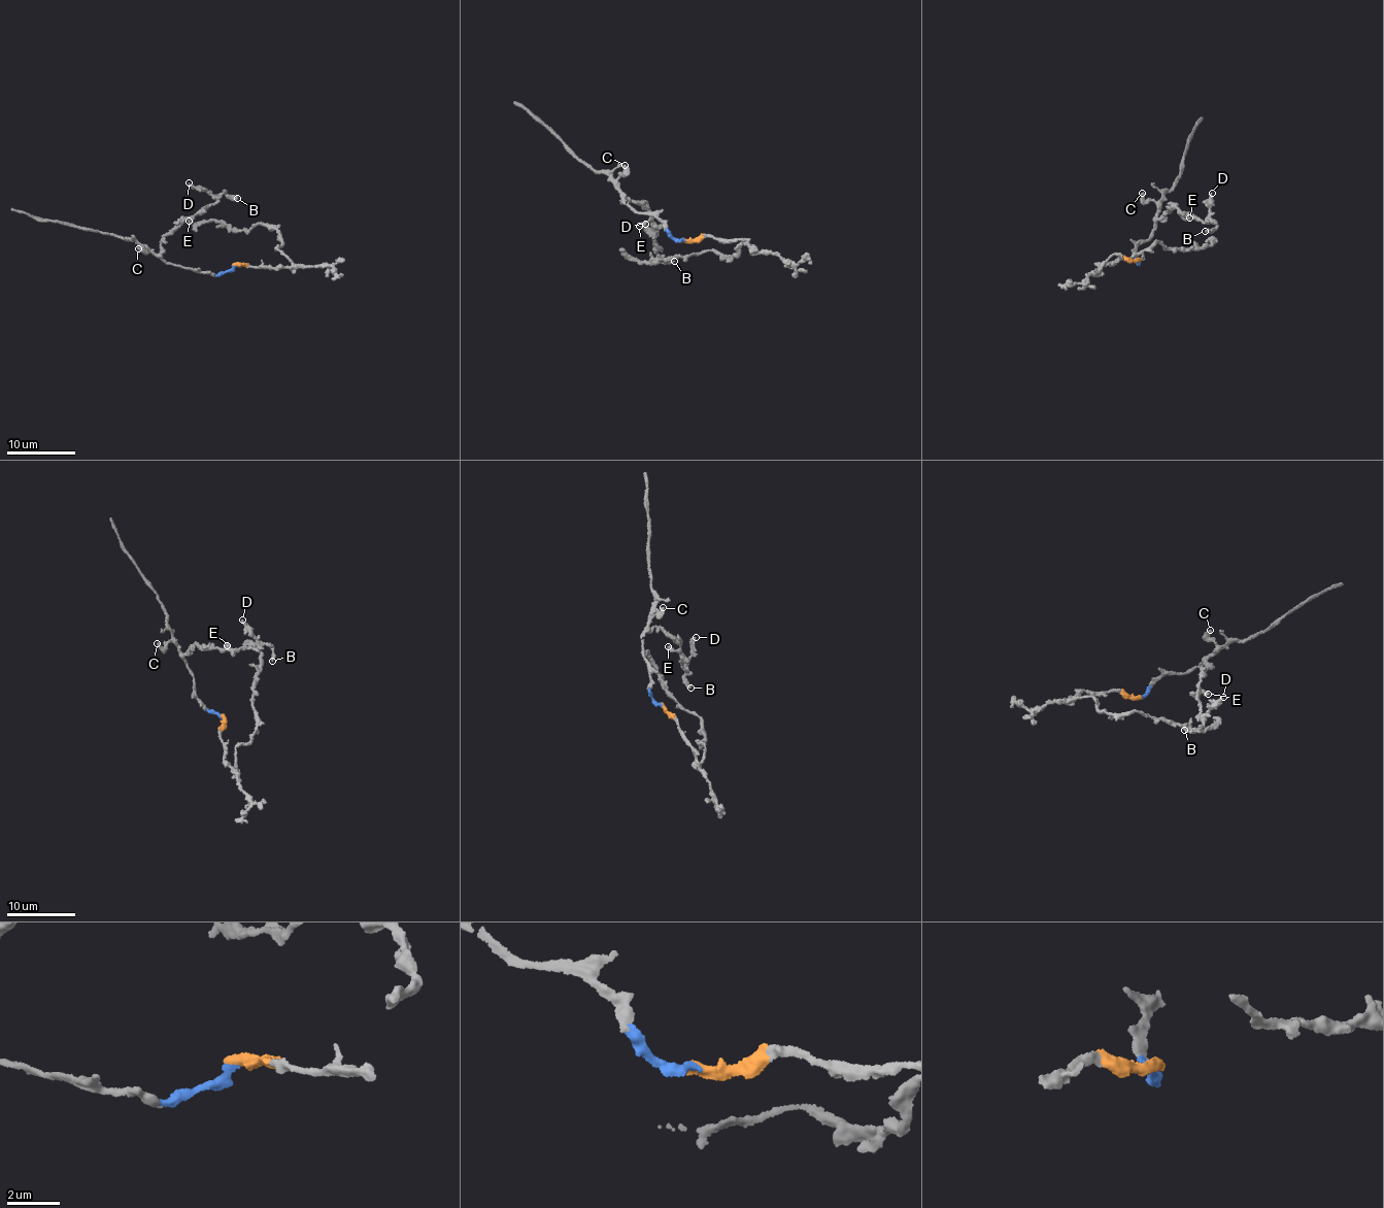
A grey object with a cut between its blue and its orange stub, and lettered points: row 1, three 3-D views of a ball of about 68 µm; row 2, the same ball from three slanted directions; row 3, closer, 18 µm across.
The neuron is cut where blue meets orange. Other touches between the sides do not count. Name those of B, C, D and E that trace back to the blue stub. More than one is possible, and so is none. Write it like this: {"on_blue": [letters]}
{"on_blue": ["B", "C", "D", "E"]}

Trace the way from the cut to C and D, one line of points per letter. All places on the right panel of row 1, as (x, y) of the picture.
C: (1137, 260), (1137, 246), (1156, 229), (1157, 206), (1142, 192)
D: (1137, 260), (1137, 246), (1153, 235), (1156, 223), (1170, 209), (1175, 208), (1206, 223), (1213, 203), (1211, 192)

